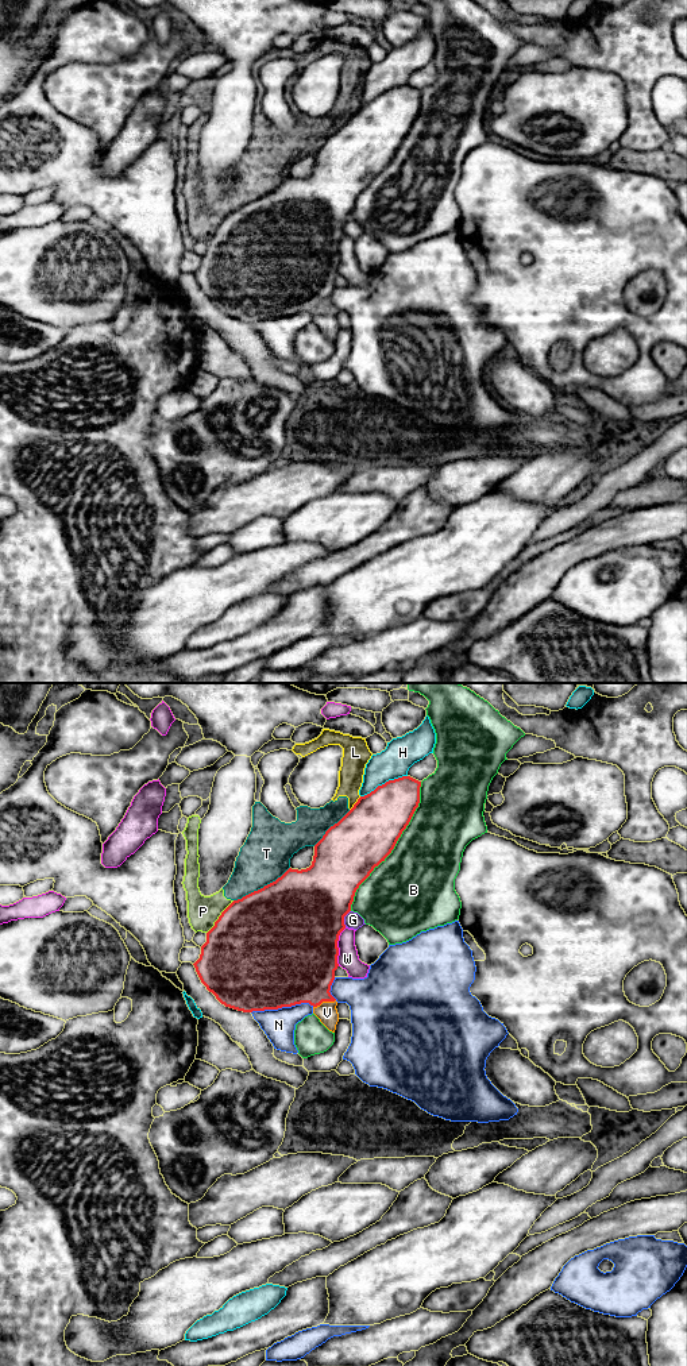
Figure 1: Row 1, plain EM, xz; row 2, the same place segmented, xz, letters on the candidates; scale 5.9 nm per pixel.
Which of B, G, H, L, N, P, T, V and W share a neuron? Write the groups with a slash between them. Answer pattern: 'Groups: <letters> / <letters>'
Groups: B / G / H / L P T / N / V / W

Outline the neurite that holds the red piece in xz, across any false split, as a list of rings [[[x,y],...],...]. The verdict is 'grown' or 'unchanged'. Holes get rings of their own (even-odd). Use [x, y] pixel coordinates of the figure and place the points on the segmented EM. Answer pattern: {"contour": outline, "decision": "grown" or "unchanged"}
{"contour": [[[402,776],[378,786],[360,796],[354,807],[314,845],[312,865],[306,869],[289,868],[275,881],[233,900],[207,933],[200,958],[193,964],[201,983],[225,1007],[243,1011],[265,1011],[309,1003],[313,1014],[332,1033],[336,1030],[337,1002],[331,995],[331,985],[337,969],[340,933],[346,929],[344,917],[359,885],[394,849],[402,831],[409,825],[420,803],[421,782]]], "decision": "grown"}

